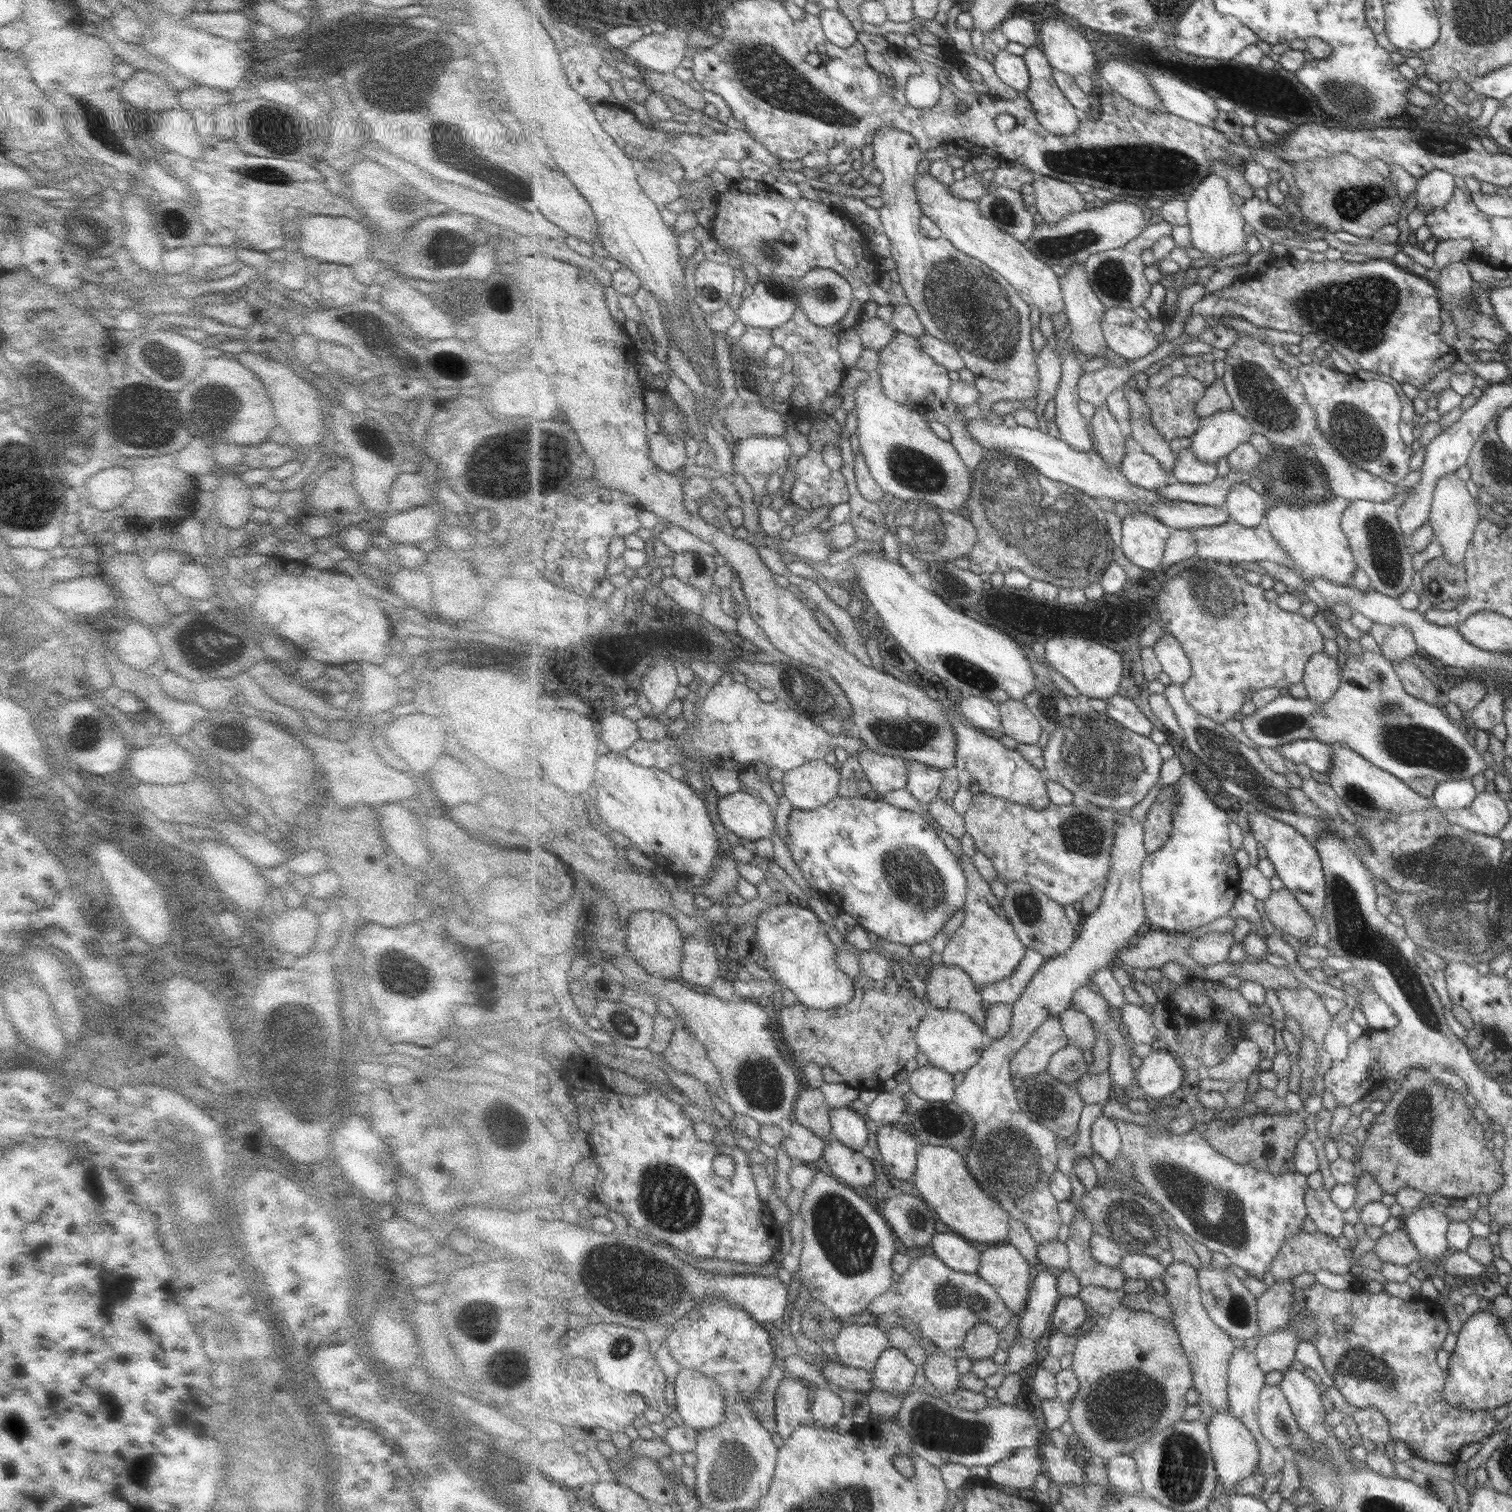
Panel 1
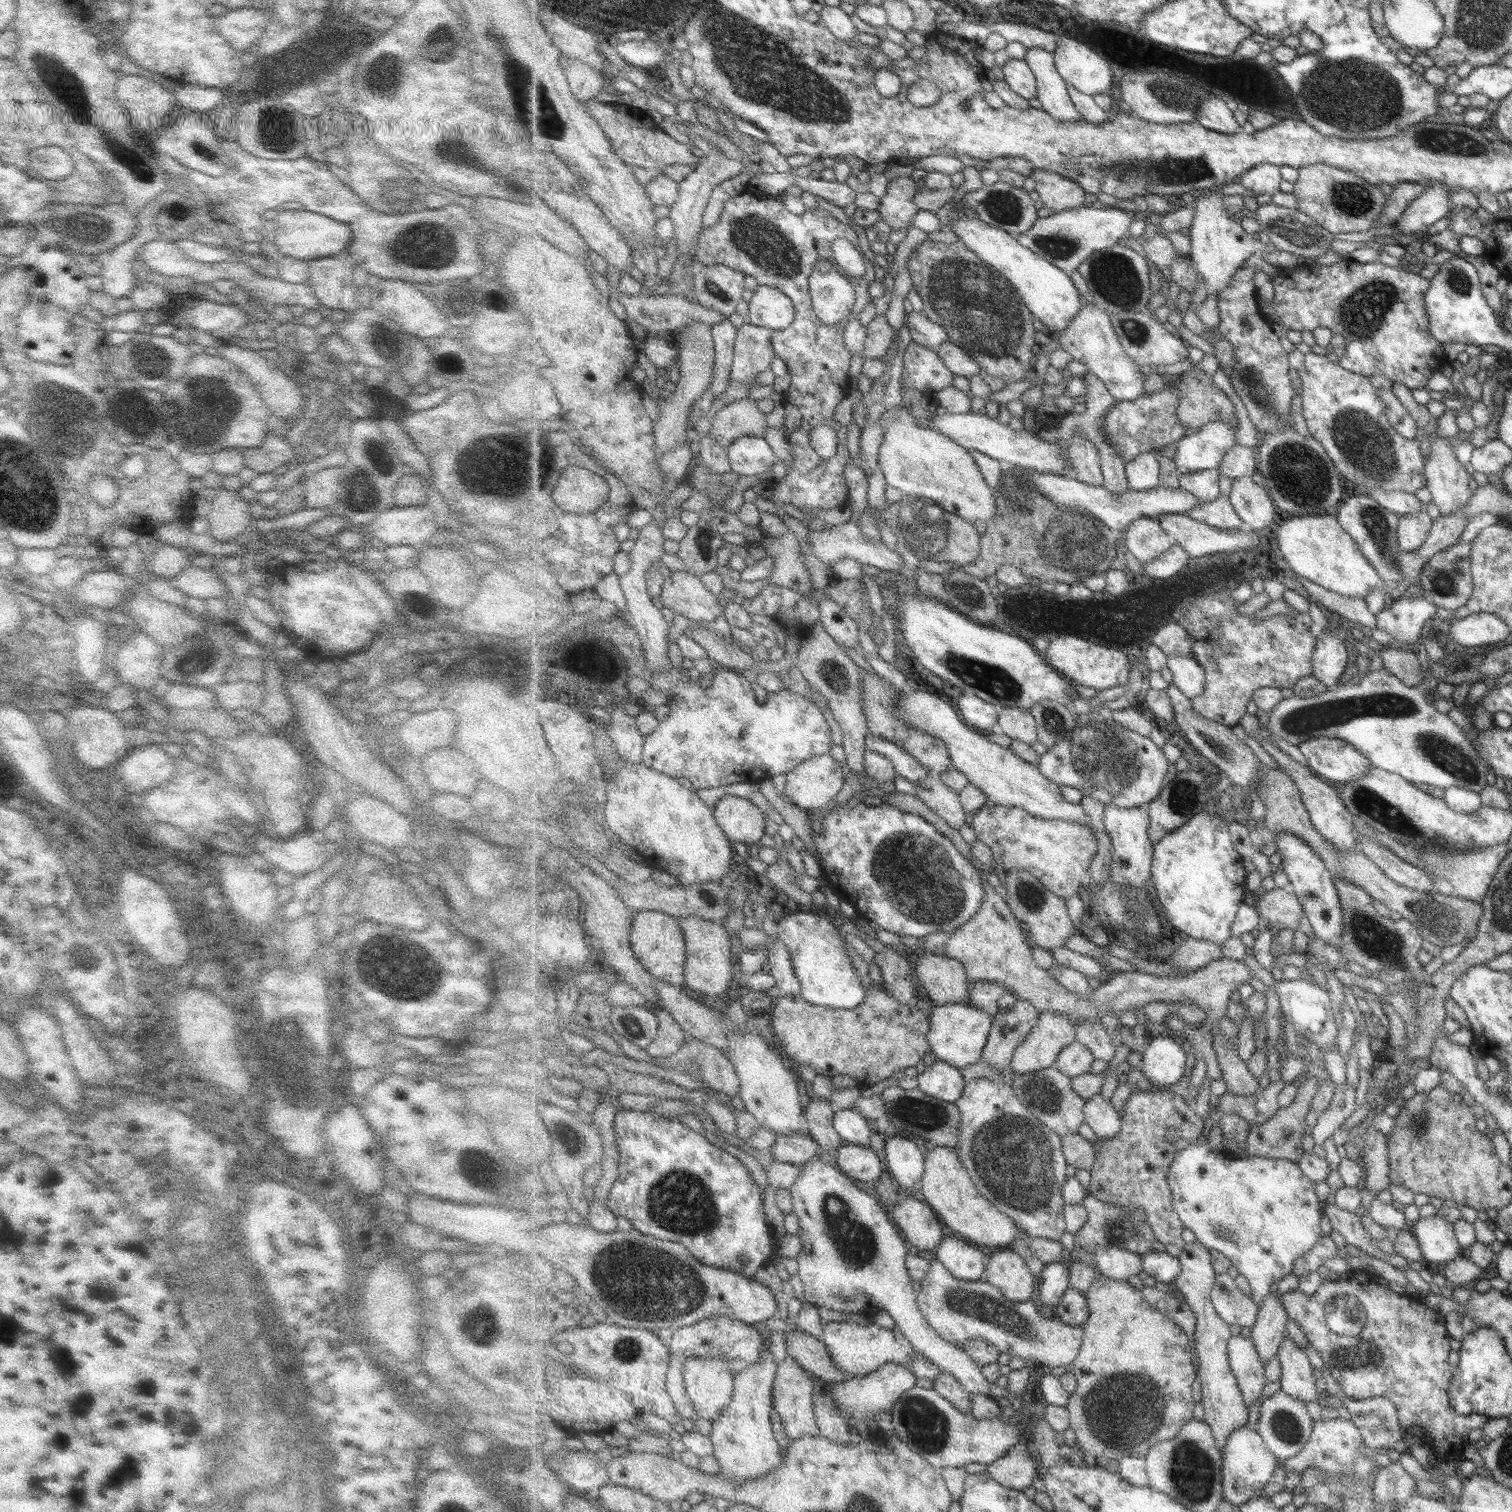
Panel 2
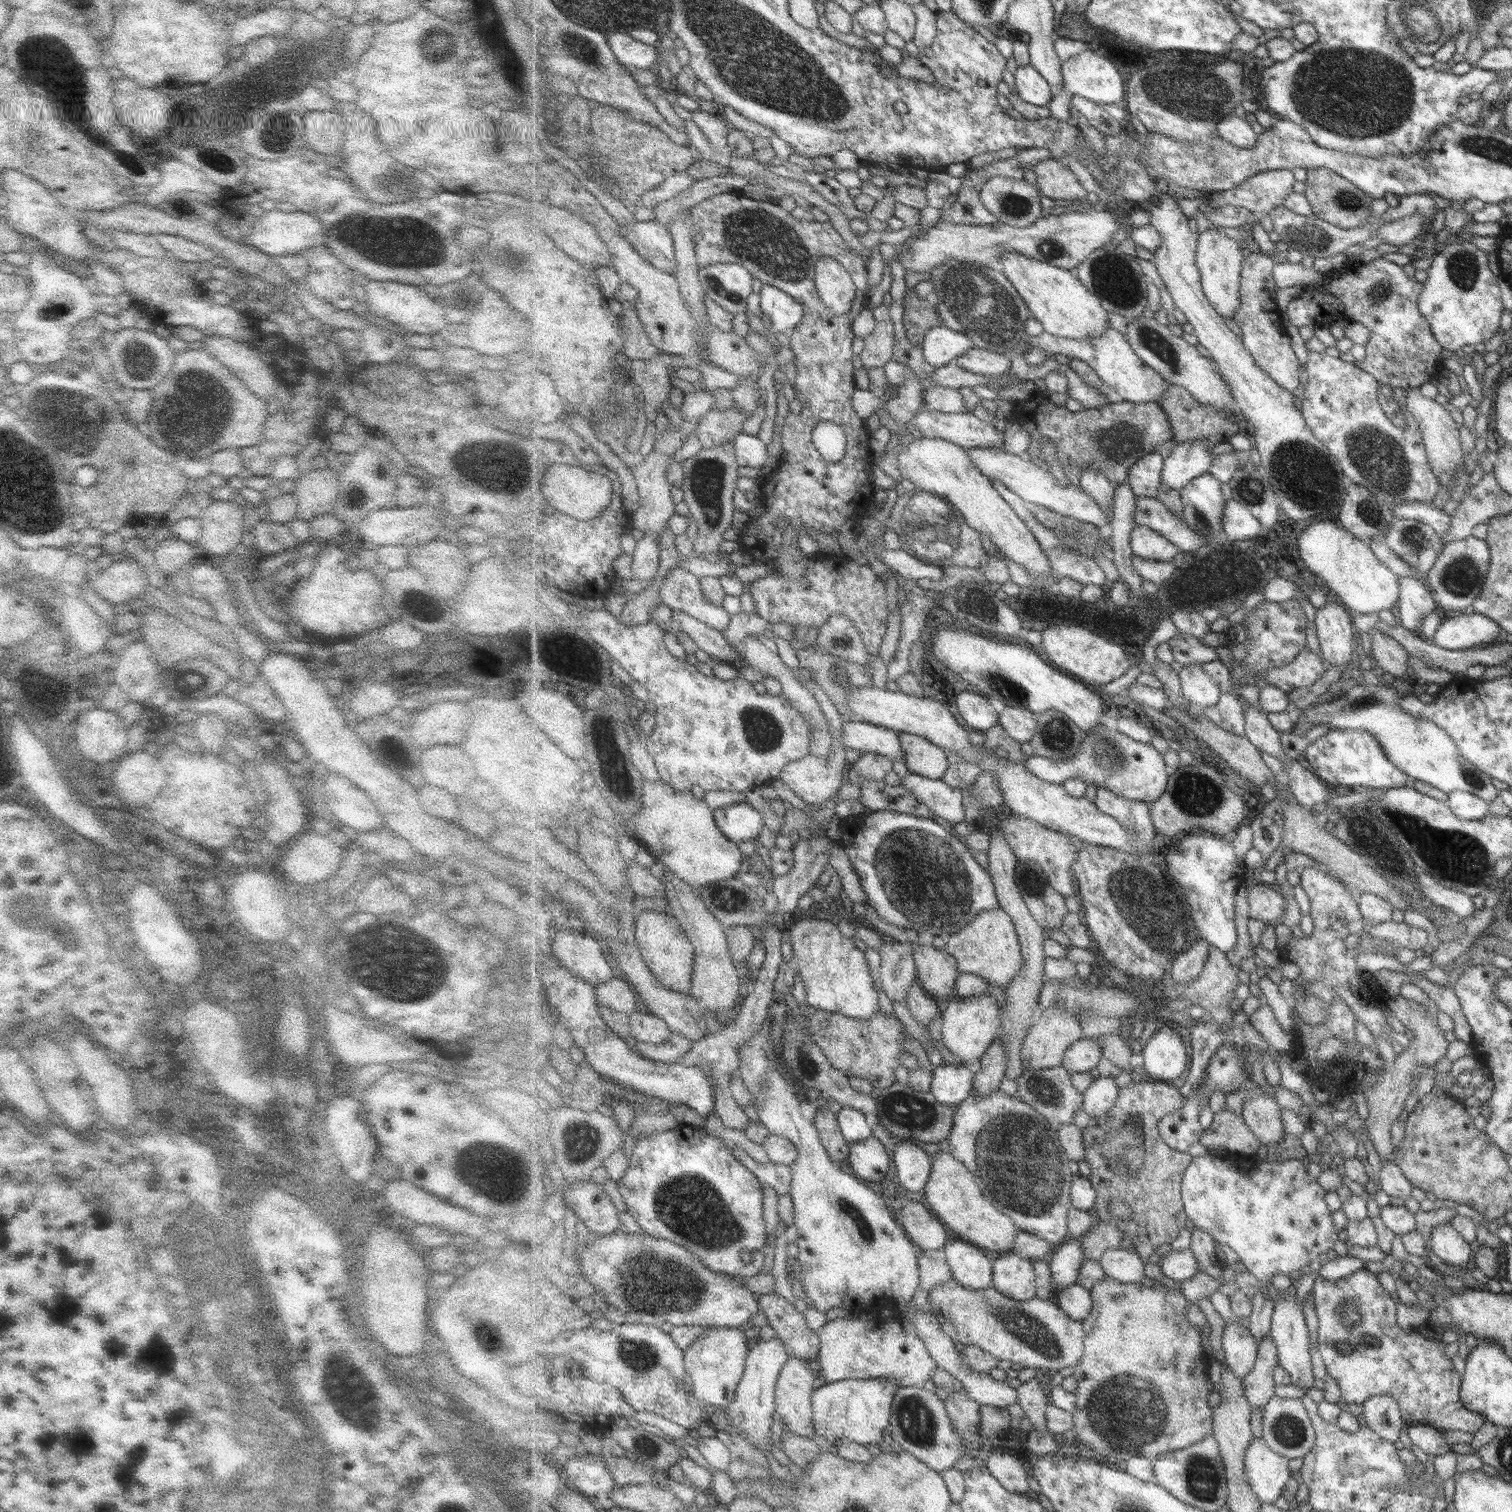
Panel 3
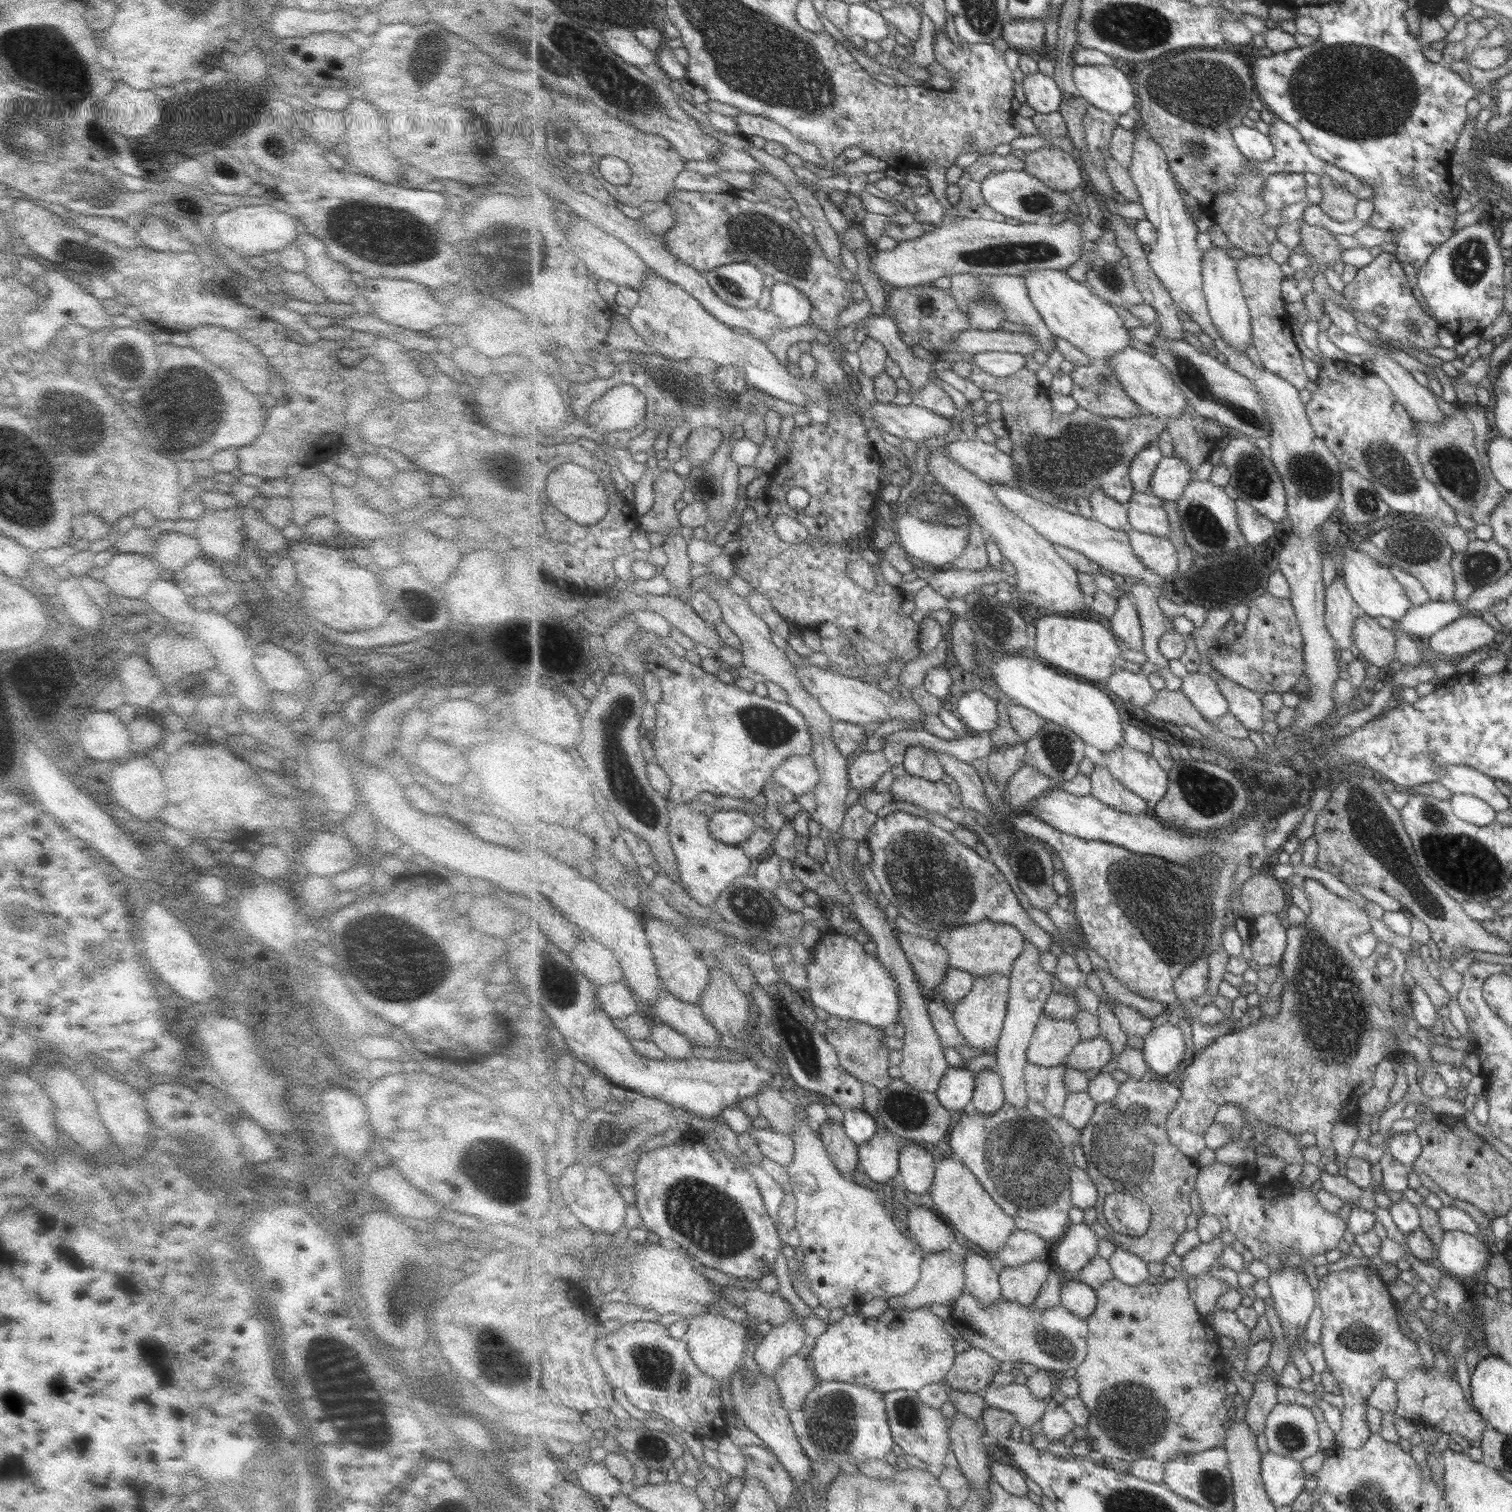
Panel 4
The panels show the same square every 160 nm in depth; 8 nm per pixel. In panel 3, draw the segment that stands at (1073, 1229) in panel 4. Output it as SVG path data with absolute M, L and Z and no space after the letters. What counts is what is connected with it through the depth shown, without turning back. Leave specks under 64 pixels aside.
M1069 1238L1055 1248L1051 1256L1050 1269L1054 1288L1059 1292L1076 1285L1080 1270L1086 1261L1082 1240Z

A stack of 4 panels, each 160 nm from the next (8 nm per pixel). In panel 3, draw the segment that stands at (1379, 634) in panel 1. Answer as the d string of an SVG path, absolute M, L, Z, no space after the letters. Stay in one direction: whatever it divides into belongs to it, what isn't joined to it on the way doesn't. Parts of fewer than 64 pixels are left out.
M1400 577L1400 599L1395 613L1398 624L1417 632L1423 620L1437 608L1431 589L1417 577Z

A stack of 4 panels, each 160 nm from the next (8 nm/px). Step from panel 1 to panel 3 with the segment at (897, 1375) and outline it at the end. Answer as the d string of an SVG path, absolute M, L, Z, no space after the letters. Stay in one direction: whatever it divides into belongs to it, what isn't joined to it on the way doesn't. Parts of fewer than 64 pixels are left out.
M847 1379L837 1382L821 1383L819 1390L812 1396L813 1425L817 1437L831 1445L835 1453L835 1441L848 1439L868 1447L883 1441L883 1432L890 1425L895 1393L899 1386L896 1380Z

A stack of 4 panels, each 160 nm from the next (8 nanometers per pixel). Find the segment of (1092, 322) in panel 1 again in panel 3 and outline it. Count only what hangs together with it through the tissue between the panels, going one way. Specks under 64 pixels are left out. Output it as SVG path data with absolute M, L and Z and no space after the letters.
M1113 328L1107 329L1105 333L1101 333L1101 337L1097 339L1089 340L1075 340L1060 338L1051 334L1048 334L1045 330L1037 336L1027 337L1025 340L1025 346L1021 349L1023 352L1038 348L1044 350L1047 356L1055 356L1057 354L1063 354L1070 359L1077 359L1089 364L1095 373L1099 376L1099 379L1104 382L1106 387L1111 386L1120 397L1126 401L1134 404L1144 403L1159 403L1165 397L1169 384L1167 384L1166 378L1163 378L1157 370L1147 366L1137 354L1135 349L1127 340L1126 336L1113 330Z

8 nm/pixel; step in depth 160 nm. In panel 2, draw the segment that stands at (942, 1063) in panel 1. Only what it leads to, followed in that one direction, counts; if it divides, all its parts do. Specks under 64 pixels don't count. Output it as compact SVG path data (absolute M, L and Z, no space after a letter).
M951 1003L935 1006L930 1017L928 1041L937 1060L964 1069L983 1060L982 1054L994 1026L994 1016L972 1005Z

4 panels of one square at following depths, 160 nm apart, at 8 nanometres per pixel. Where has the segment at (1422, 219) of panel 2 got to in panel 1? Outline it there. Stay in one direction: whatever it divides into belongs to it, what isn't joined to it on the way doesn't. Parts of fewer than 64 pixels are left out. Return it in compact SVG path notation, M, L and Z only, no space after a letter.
M1435 170L1419 179L1416 201L1425 218L1432 210L1441 208L1450 201L1455 187L1453 177L1448 172Z

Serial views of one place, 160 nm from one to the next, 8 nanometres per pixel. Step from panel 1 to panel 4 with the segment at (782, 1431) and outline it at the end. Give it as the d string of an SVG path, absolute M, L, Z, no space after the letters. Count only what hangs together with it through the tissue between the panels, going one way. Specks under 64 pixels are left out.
M797 1355L791 1356L775 1372L774 1380L780 1388L783 1404L790 1413L803 1408L807 1395L821 1382L813 1372L813 1366L809 1366L803 1356Z

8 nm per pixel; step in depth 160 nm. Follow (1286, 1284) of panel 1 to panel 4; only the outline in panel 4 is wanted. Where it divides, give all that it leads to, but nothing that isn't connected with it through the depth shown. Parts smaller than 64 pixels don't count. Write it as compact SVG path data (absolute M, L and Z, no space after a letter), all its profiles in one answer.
M1261 1369L1254 1379L1253 1394L1246 1406L1245 1419L1251 1431L1259 1437L1265 1433L1267 1417L1278 1403L1279 1385L1271 1382L1271 1379L1265 1375L1265 1369Z

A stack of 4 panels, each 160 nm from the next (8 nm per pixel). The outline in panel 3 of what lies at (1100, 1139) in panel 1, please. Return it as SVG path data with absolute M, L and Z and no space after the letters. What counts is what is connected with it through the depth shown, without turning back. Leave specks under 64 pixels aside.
M1113 1076L1095 1079L1094 1083L1083 1093L1083 1110L1091 1116L1091 1119L1099 1119L1100 1116L1107 1115L1107 1112L1115 1106L1120 1089Z

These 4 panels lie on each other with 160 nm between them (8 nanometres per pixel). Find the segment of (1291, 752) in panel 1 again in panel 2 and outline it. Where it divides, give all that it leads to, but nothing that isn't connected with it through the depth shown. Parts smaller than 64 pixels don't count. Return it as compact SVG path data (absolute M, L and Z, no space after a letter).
M1339 737L1309 739L1298 747L1314 774L1328 782L1354 782L1372 769L1367 756Z

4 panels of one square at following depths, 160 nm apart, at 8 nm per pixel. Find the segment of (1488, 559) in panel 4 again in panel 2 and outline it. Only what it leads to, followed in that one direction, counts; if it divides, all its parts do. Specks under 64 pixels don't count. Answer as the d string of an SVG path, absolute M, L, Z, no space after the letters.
M1455 543L1431 556L1431 560L1425 565L1422 572L1422 588L1425 590L1425 598L1434 604L1441 614L1449 613L1461 608L1471 596L1472 582L1470 575L1469 543Z

